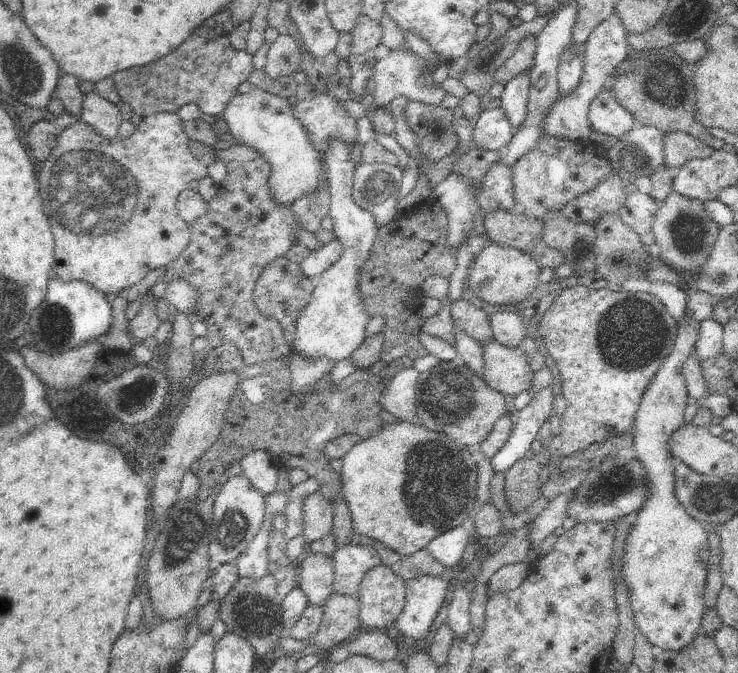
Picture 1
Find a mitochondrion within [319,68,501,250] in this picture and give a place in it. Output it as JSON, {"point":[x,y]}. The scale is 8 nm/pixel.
{"point":[372,183]}

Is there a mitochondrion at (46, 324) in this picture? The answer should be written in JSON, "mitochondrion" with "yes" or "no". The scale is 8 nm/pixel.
{"mitochondrion":"yes"}

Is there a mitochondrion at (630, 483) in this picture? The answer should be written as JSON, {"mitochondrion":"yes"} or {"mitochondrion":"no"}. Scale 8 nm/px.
{"mitochondrion":"yes"}

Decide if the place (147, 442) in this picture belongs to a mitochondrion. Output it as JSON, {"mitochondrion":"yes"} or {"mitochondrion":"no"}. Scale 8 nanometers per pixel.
{"mitochondrion":"no"}

